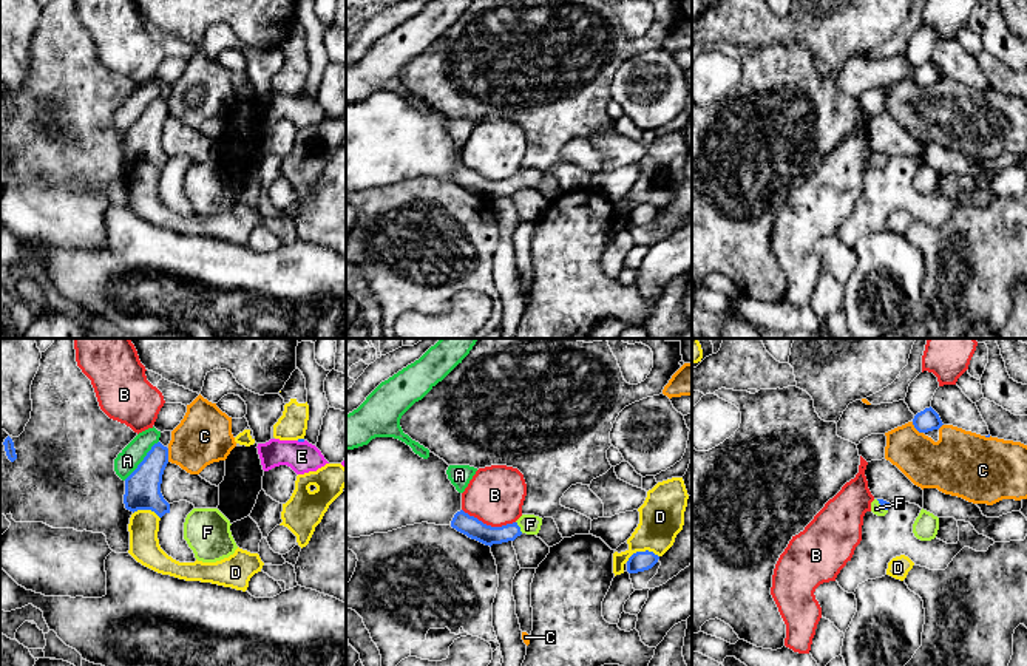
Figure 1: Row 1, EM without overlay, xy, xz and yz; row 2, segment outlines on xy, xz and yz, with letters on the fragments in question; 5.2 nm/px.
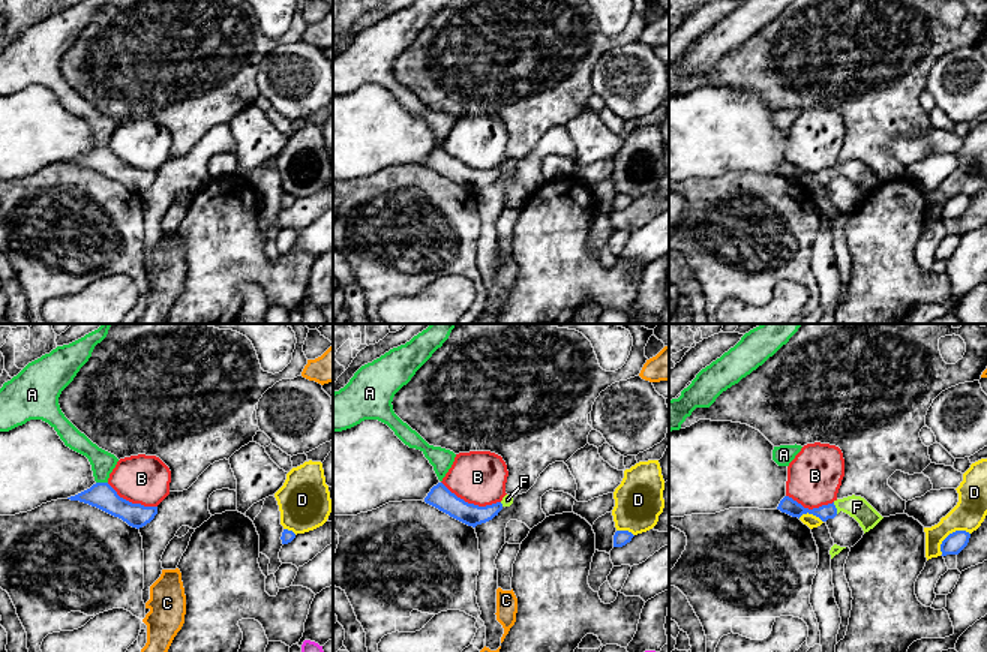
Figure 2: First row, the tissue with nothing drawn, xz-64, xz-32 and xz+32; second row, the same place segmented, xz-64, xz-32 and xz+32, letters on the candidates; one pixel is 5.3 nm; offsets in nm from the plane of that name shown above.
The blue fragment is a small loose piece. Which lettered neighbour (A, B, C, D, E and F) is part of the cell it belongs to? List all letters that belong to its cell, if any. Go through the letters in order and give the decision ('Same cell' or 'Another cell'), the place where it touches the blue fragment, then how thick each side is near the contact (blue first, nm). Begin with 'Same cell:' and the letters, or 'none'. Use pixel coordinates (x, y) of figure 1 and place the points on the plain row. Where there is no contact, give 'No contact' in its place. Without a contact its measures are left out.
Same cell: F
A: Another cell. Touches blue at xy (142, 115). Thickness 190 nm (blue) against 120 nm
B: Another cell. Touches blue at xz (488, 180). Thickness 110 nm (blue) against 300 nm
C: Another cell. Touches blue at yz (916, 82). Thickness 120 nm (blue) against 280 nm
D: Another cell. Touches blue at xz (641, 206). Thickness 110 nm (blue) against 240 nm
E: Another cell. Touches blue at xy (301, 95). Thickness 20 nm (blue) against 160 nm
F: Same cell. Touches blue at xz (519, 181). Thickness 110 nm (blue) against 110 nm

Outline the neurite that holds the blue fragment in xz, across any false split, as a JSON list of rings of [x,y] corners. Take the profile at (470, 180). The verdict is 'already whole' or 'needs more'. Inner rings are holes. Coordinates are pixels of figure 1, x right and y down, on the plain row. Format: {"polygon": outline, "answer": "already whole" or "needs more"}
{"polygon": [[[463,164],[457,165],[451,175],[451,181],[457,185],[476,193],[485,199],[502,198],[514,195],[522,187],[537,189],[542,179],[542,172],[534,168],[522,168],[516,176],[502,181],[491,181],[483,178]]], "answer": "needs more"}

